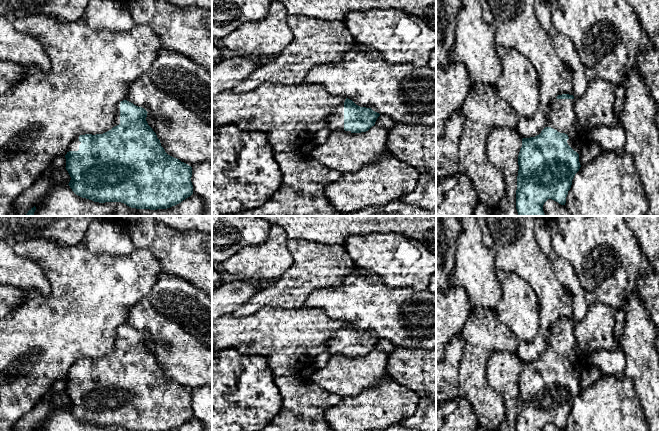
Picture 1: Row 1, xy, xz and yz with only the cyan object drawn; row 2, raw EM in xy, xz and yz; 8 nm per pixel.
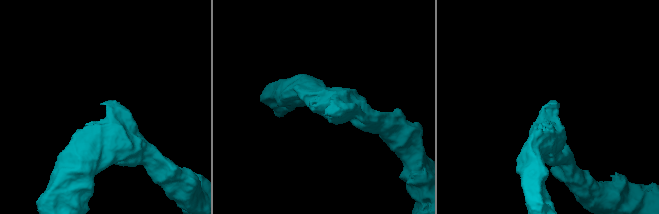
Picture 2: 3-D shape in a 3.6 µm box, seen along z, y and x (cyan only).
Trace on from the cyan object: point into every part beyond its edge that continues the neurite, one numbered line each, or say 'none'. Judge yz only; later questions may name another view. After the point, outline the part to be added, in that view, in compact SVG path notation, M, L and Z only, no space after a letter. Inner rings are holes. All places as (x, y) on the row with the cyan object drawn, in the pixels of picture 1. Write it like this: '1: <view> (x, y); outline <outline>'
1: yz (562, 117); outline M553 99L546 122L546 127L551 127L560 133L568 135L568 145L579 155L587 143L585 133L582 131L576 111L574 99Z

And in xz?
1: xz (335, 122); outline M341 104L336 111L328 117L327 127L331 131L342 131L344 130L344 104Z

